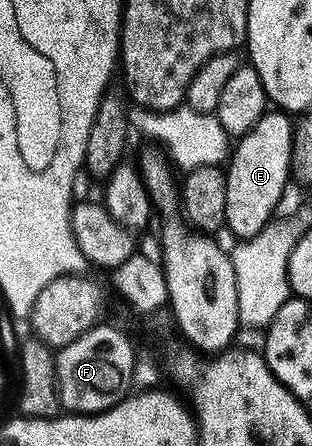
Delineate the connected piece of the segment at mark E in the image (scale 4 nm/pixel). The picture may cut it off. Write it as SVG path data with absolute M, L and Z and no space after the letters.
M280 109L266 110L265 116L249 130L246 135L240 136L232 148L227 159L227 213L225 214L225 227L234 235L234 240L250 239L274 218L277 206L281 203L281 194L285 191L285 182L290 182L291 172L291 145L293 144L294 120Z

